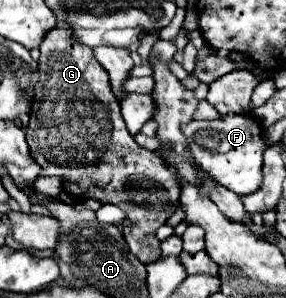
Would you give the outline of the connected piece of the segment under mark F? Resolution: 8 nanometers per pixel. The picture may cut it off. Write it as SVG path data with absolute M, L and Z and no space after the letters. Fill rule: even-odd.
M243 114L223 116L221 120L213 122L191 120L189 124L185 124L183 134L189 140L189 148L195 162L221 186L239 196L255 192L261 186L261 160L267 144L261 138L261 128L257 120Z

